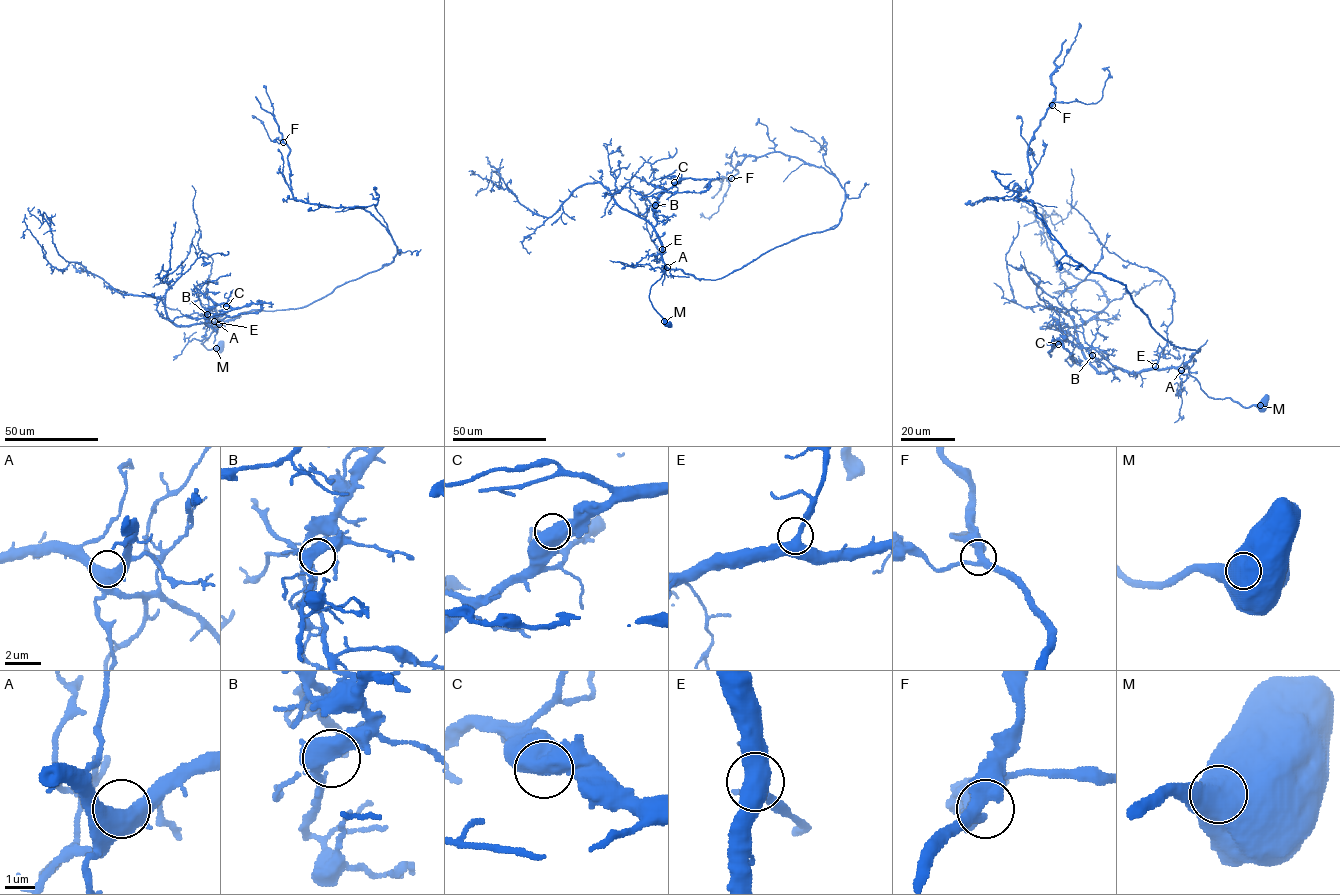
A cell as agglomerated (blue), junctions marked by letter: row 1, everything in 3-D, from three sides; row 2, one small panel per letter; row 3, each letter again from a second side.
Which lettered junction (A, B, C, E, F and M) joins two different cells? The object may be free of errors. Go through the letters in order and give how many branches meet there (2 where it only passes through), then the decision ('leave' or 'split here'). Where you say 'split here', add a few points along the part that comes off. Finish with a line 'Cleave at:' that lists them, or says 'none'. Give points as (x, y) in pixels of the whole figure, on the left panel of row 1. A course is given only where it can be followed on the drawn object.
A: branches 2; leave
B: branches 2; leave
C: branches 2; leave
E: branches 2; leave
F: branches 3; leave
M: branches 1; leave
Cleave at: none

